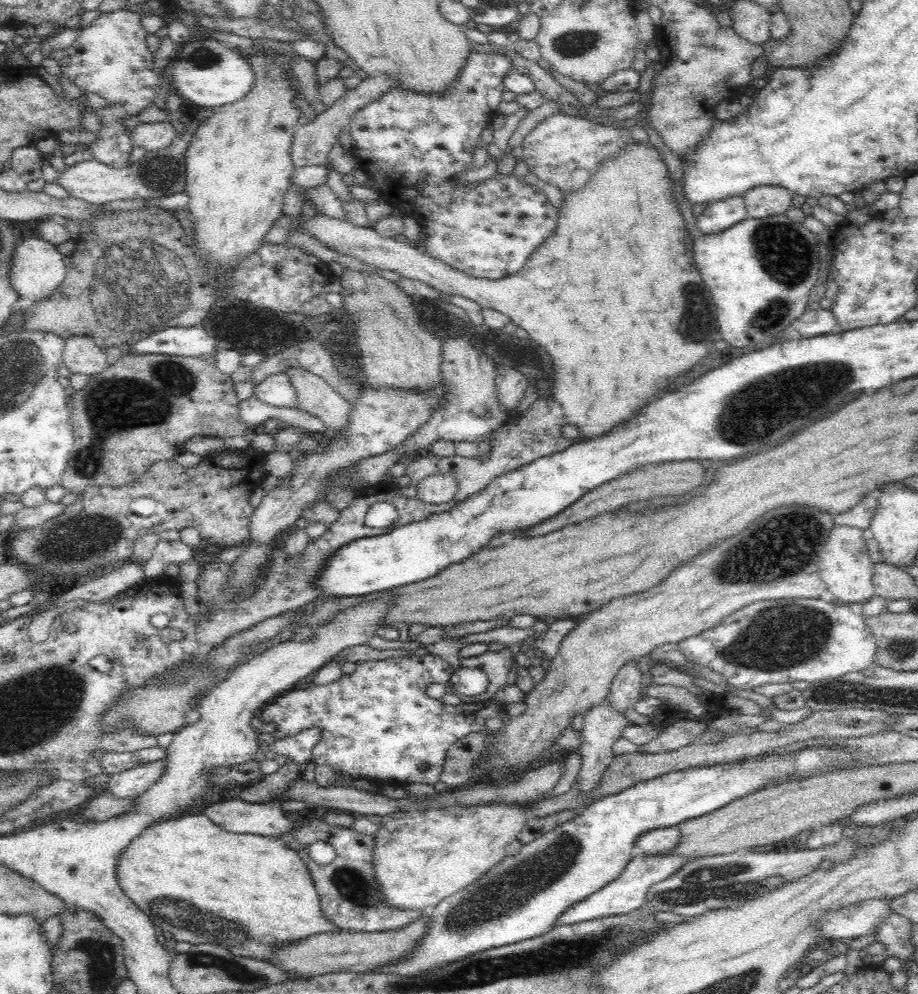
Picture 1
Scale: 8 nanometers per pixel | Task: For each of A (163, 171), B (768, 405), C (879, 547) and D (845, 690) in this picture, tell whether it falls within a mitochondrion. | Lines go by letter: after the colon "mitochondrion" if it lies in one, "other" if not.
A: mitochondrion
B: mitochondrion
C: other
D: mitochondrion

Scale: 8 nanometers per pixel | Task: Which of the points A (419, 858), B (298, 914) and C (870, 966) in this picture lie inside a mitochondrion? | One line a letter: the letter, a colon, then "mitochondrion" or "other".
A: other
B: other
C: other

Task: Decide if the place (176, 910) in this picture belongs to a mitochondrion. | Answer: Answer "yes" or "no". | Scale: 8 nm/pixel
yes

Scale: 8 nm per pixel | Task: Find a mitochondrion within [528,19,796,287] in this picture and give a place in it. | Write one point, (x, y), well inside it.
(573, 42)

